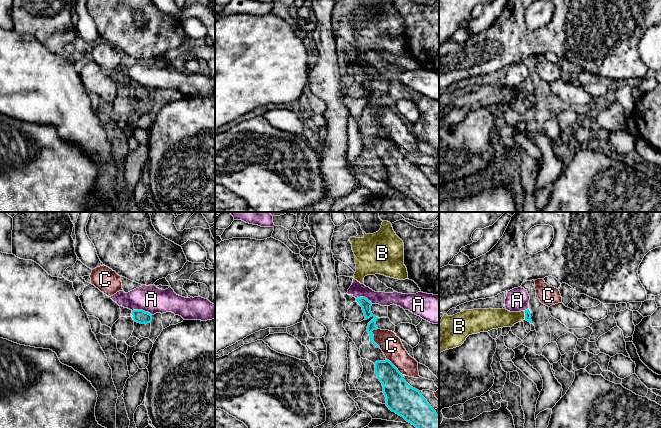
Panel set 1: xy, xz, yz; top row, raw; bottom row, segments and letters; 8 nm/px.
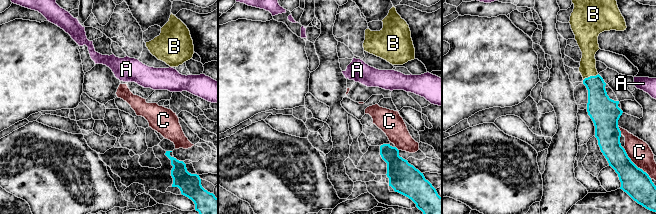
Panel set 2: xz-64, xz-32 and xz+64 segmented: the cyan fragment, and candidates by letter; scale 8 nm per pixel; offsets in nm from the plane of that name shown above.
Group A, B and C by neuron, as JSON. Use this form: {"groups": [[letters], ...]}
{"groups": [["A"], ["B"], ["C"]]}

